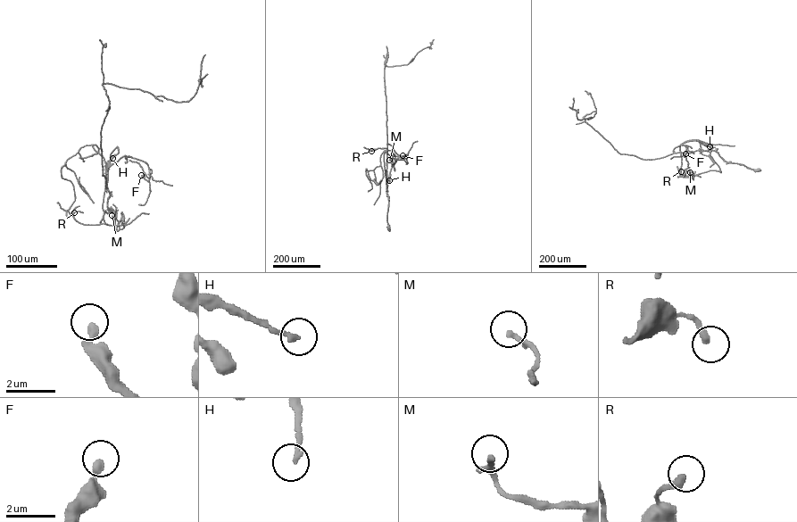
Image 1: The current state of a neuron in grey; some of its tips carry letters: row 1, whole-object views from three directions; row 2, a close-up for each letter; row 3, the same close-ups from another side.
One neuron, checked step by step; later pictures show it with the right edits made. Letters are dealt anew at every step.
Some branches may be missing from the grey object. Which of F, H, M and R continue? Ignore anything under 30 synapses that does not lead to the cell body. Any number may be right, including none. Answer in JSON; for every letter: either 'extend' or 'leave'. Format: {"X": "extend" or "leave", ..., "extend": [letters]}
{"F": "leave", "H": "leave", "M": "leave", "R": "leave", "extend": []}

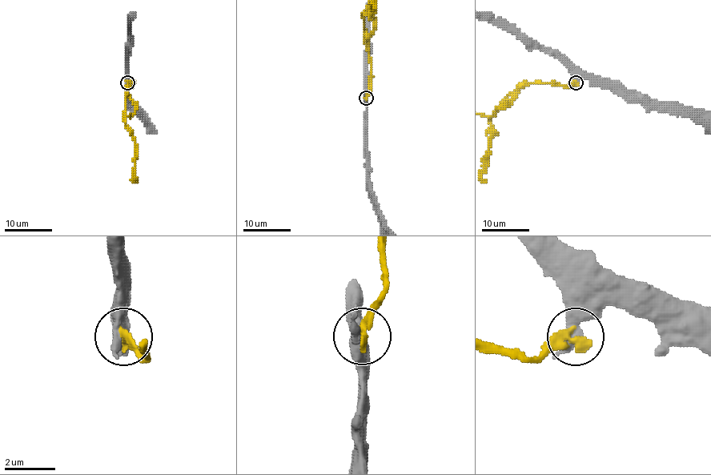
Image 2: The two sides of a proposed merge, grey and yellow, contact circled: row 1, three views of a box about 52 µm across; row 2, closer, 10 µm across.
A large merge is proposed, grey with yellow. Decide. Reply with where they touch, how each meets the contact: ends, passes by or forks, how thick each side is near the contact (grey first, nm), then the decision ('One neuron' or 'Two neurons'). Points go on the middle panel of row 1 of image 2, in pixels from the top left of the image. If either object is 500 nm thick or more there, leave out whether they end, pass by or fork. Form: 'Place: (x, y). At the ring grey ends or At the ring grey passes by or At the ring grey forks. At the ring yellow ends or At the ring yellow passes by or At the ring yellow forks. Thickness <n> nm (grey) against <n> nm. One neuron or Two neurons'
Place: (366, 98). Thickness 500 nm (grey) against 400 nm. Two neurons

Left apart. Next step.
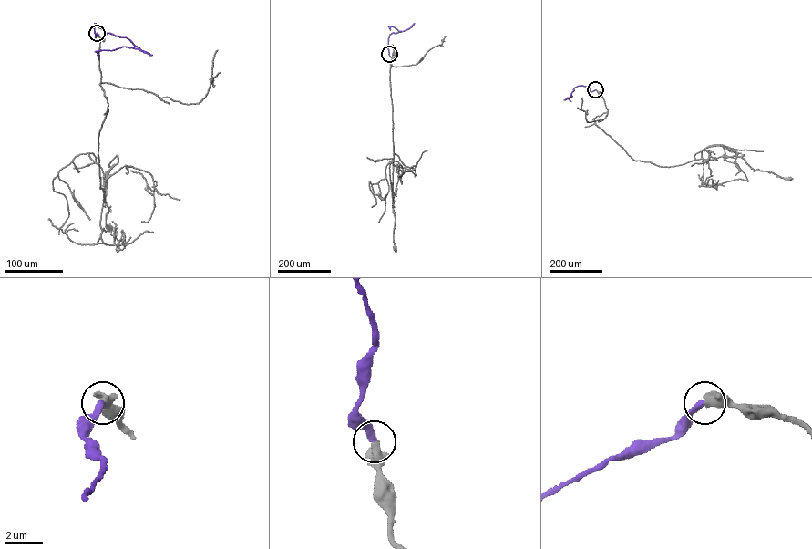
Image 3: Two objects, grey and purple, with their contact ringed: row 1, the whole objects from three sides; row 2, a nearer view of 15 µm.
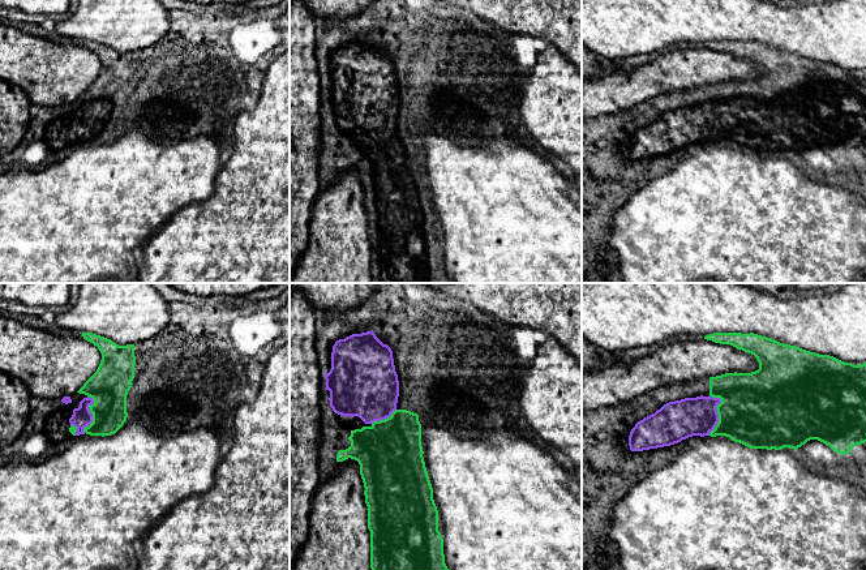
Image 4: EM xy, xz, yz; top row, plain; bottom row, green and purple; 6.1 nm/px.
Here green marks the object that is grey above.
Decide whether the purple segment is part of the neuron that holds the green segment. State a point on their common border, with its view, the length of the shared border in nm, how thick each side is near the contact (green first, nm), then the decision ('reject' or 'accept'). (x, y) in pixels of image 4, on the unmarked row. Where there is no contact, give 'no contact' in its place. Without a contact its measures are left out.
yz (717, 120) | 240 nm | 460/240 nm | accept

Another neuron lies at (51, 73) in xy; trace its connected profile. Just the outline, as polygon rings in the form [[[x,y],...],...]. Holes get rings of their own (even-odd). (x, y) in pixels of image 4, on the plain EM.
[[[0,23],[0,80],[20,87],[39,107],[63,107],[76,102],[97,80],[102,61],[83,46],[39,38]]]

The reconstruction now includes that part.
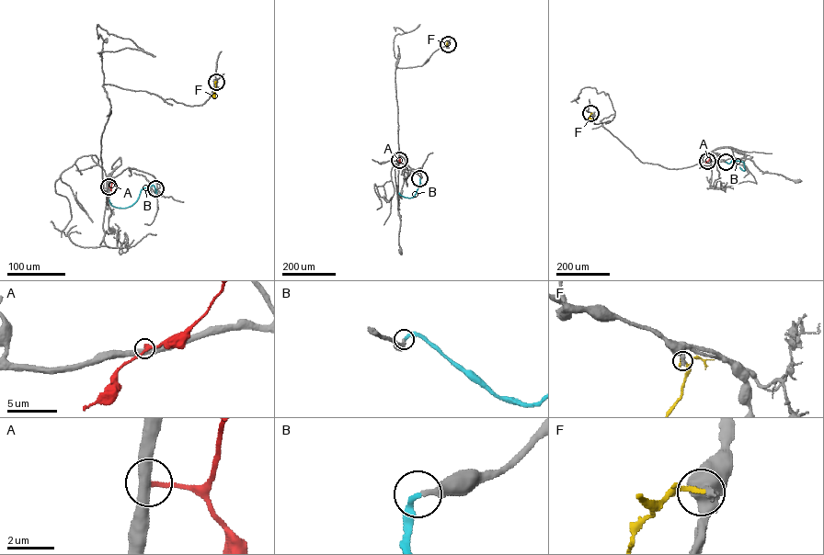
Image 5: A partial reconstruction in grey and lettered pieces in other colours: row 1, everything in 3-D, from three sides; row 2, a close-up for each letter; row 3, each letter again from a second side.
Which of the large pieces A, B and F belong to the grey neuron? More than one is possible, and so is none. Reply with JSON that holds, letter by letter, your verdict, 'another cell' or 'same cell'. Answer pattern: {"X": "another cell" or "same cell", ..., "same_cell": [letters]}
{"A": "another cell", "B": "same cell", "F": "another cell", "same_cell": ["B"]}

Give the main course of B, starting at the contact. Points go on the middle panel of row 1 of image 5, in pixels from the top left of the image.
B: (419, 178), (414, 197), (406, 198), (399, 193)

